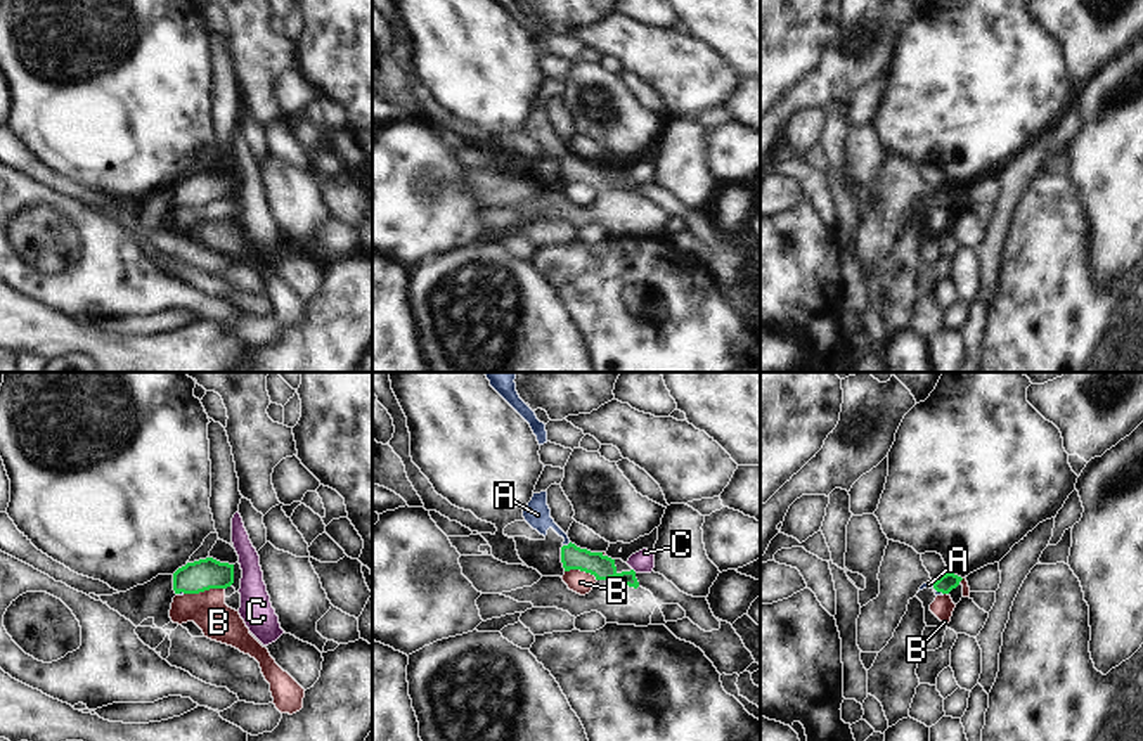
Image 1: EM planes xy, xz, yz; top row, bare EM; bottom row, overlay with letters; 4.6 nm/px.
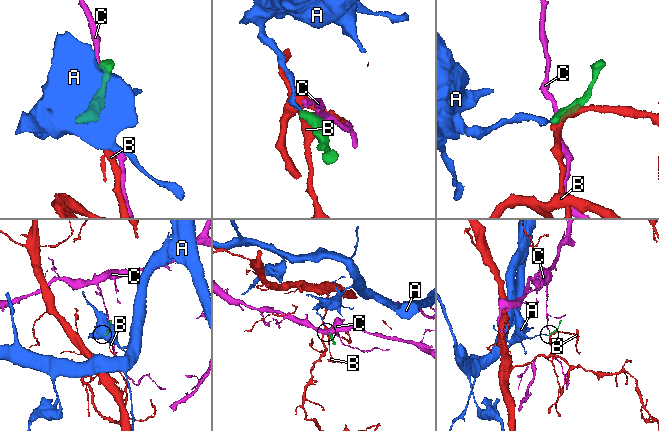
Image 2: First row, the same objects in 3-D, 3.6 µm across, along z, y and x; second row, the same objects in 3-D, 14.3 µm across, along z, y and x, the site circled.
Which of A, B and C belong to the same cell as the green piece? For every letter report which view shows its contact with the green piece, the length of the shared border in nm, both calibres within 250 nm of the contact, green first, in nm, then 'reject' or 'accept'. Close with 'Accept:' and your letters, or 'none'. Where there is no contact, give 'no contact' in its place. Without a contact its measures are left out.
A: xz | 40 nm | 110/120 nm | accept
B: xy | 190 nm | 150/170 nm | reject
C: no contact | reject
Accept: A

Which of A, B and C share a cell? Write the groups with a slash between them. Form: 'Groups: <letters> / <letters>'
Groups: A / B / C

